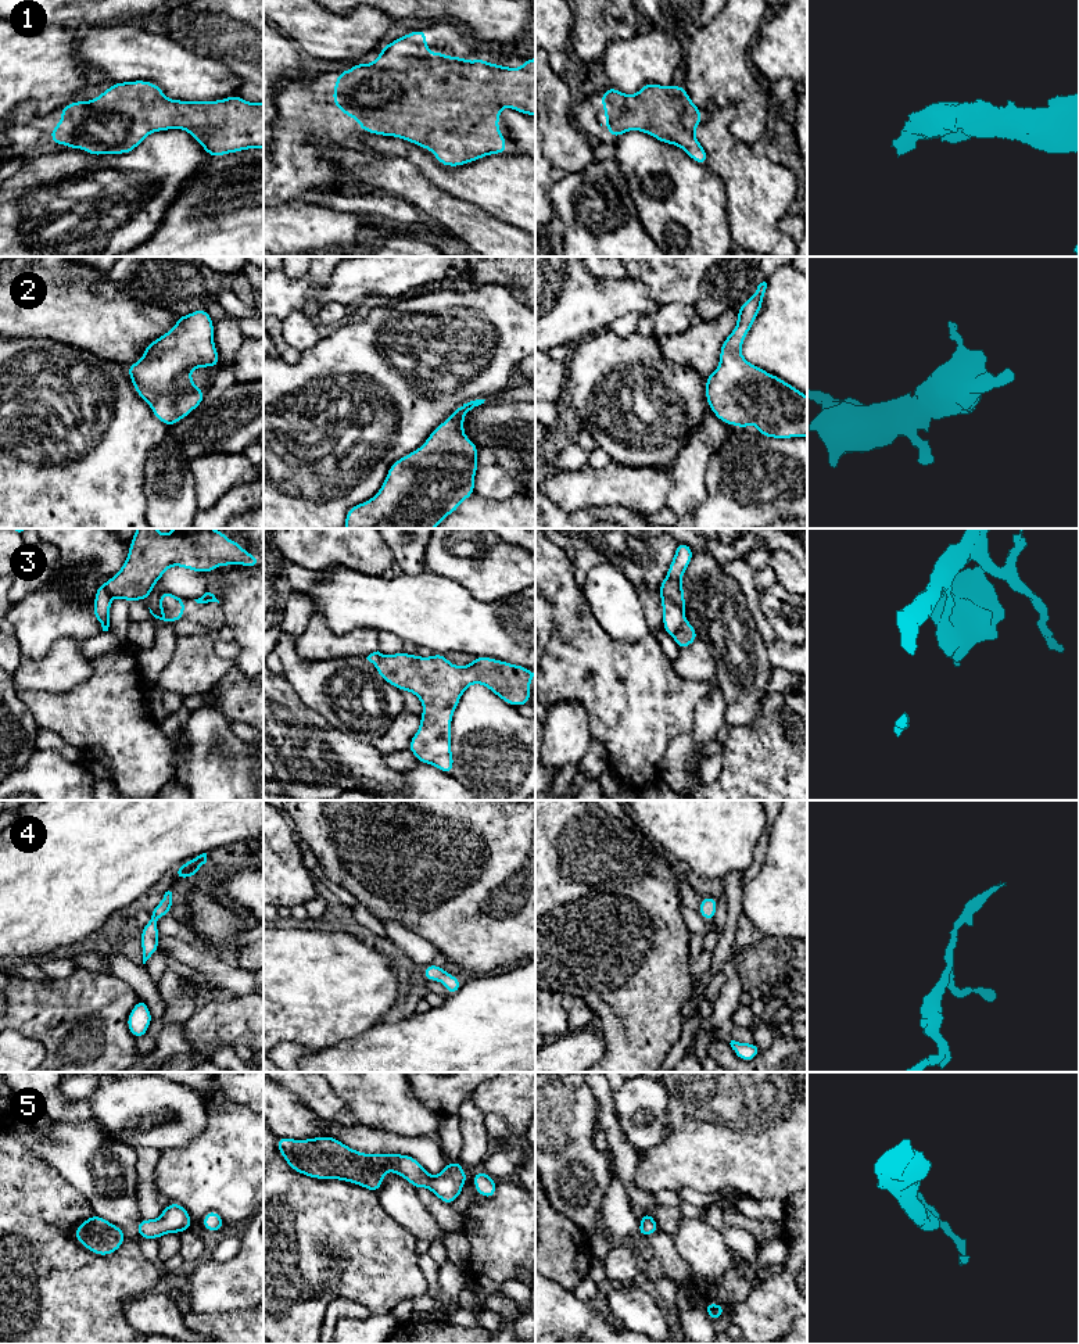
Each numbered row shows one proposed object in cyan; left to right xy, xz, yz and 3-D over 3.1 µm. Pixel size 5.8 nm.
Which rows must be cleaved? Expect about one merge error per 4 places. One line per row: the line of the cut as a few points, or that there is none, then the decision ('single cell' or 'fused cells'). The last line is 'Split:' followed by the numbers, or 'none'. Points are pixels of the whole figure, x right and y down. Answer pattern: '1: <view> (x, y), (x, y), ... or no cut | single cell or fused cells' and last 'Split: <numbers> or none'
1: no cut | single cell
2: no cut | single cell
3: yz (660, 592), (667, 595), (683, 610) | fused cells
4: no cut | single cell
5: no cut | single cell
Split: 3

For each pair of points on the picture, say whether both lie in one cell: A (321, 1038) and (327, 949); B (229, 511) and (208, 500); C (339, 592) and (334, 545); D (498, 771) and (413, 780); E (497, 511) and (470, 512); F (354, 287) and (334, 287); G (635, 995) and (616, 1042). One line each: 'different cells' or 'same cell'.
A: same cell
B: different cells
C: different cells
D: different cells
E: same cell
F: same cell
G: same cell

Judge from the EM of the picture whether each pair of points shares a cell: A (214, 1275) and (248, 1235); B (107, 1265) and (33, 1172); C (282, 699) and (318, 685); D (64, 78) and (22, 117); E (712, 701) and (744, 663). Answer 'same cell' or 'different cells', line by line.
A: same cell
B: same cell
C: different cells
D: different cells
E: different cells

